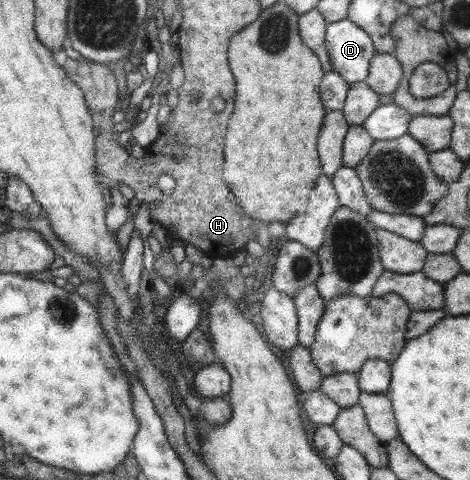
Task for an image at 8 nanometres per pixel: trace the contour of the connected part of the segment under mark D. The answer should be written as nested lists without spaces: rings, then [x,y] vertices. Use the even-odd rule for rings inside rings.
[[[348,17],[339,22],[327,22],[325,44],[333,72],[344,77],[350,85],[356,82],[364,82],[369,77],[369,65],[377,53],[369,32],[358,27]]]

